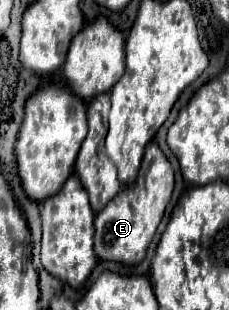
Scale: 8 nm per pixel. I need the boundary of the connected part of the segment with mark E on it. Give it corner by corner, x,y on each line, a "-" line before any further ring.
153,140
145,148
145,156
133,184
123,186
117,198
111,198
105,210
95,214
95,252
103,260
123,262
123,264
139,264
145,258
147,246
163,218
163,212
171,200
175,186
175,176
169,160
165,158
159,144

